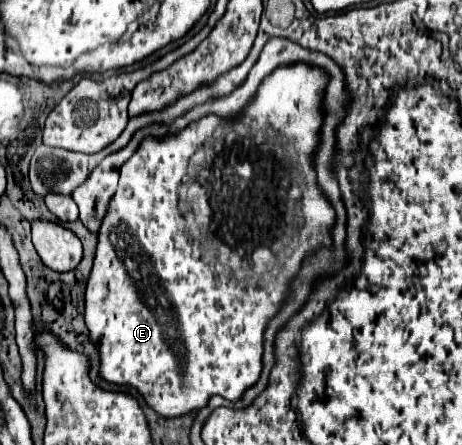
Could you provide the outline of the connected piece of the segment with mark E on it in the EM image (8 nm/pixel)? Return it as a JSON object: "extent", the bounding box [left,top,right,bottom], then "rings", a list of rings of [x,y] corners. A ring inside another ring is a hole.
{"extent":[85,63,335,417],"rings":[[[291,63],[291,65],[289,65],[289,67],[285,67],[285,65],[281,65],[281,67],[277,67],[277,69],[275,69],[275,71],[271,71],[271,73],[269,73],[269,75],[267,75],[267,77],[265,77],[265,79],[263,79],[263,83],[261,83],[261,85],[259,85],[259,89],[257,89],[257,93],[255,93],[255,97],[253,97],[253,101],[251,101],[251,103],[249,103],[249,105],[247,105],[247,107],[245,107],[245,109],[247,109],[247,119],[243,119],[243,115],[239,115],[239,117],[235,117],[235,119],[219,119],[219,117],[217,117],[217,115],[205,115],[205,117],[203,117],[203,119],[199,119],[199,121],[195,121],[195,123],[191,123],[191,125],[187,125],[187,127],[185,127],[185,129],[181,129],[181,131],[177,131],[177,133],[175,133],[175,135],[173,135],[173,133],[169,133],[169,135],[165,135],[165,137],[159,137],[159,139],[157,139],[157,137],[151,137],[151,135],[149,135],[149,137],[145,137],[145,139],[143,139],[143,141],[141,141],[141,145],[139,145],[139,147],[137,147],[137,151],[135,151],[135,153],[133,153],[133,155],[131,155],[131,159],[129,159],[129,161],[125,161],[125,163],[123,163],[123,165],[121,165],[121,169],[119,169],[119,185],[117,185],[117,191],[115,191],[115,195],[113,195],[113,197],[111,197],[111,201],[109,201],[109,207],[107,207],[107,215],[105,215],[105,219],[103,219],[103,223],[101,223],[101,229],[99,229],[99,243],[97,243],[97,251],[95,251],[95,261],[93,261],[93,269],[91,269],[91,273],[89,273],[89,279],[87,279],[87,289],[85,289],[85,325],[87,325],[87,329],[89,329],[89,339],[91,339],[91,343],[93,343],[93,345],[95,345],[95,347],[97,347],[97,349],[99,349],[99,357],[101,357],[101,363],[99,363],[99,377],[101,377],[101,379],[103,379],[103,381],[107,381],[107,383],[113,383],[113,385],[125,385],[125,387],[133,387],[133,389],[135,389],[135,391],[137,391],[137,393],[139,393],[139,395],[141,395],[141,397],[143,397],[143,399],[145,399],[145,403],[147,403],[147,405],[149,405],[149,407],[151,407],[151,409],[153,409],[153,411],[155,411],[155,413],[157,413],[157,415],[161,415],[161,417],[181,417],[181,415],[187,415],[187,413],[191,413],[191,411],[199,411],[199,409],[203,409],[203,407],[207,407],[207,403],[209,403],[209,399],[211,399],[211,397],[213,397],[213,395],[221,395],[221,397],[223,397],[223,399],[227,399],[227,401],[233,401],[233,403],[235,403],[235,401],[241,401],[241,399],[243,399],[243,395],[245,395],[245,391],[247,391],[247,389],[249,389],[249,387],[253,387],[253,385],[255,385],[255,383],[257,383],[257,381],[259,381],[259,377],[261,377],[261,371],[263,371],[263,333],[265,333],[265,329],[267,329],[267,325],[269,325],[269,321],[271,321],[271,319],[273,319],[273,317],[275,317],[275,315],[277,315],[277,313],[279,313],[279,311],[281,311],[281,307],[283,307],[283,305],[285,305],[285,301],[287,301],[287,299],[289,299],[289,286],[287,286],[287,285],[290,285],[290,283],[291,283],[291,281],[292,281],[292,280],[293,280],[293,279],[294,279],[294,278],[295,278],[295,276],[296,276],[296,275],[297,275],[297,271],[299,271],[299,269],[301,269],[301,263],[303,263],[303,259],[305,259],[305,257],[309,257],[309,255],[313,255],[313,253],[315,253],[315,251],[319,251],[319,249],[323,249],[323,247],[331,247],[331,239],[333,239],[333,235],[331,235],[331,231],[333,231],[333,227],[335,227],[335,209],[333,209],[333,205],[331,205],[331,203],[329,203],[329,199],[327,199],[327,197],[325,197],[325,193],[323,193],[323,191],[321,191],[321,187],[319,187],[319,185],[317,185],[317,173],[315,173],[315,165],[313,165],[313,163],[315,163],[315,149],[317,149],[317,147],[319,147],[319,141],[321,141],[321,127],[323,127],[323,119],[325,119],[325,107],[323,107],[323,101],[325,101],[325,91],[327,91],[327,85],[329,85],[329,79],[327,79],[327,73],[325,73],[325,71],[321,71],[321,67],[315,67],[315,65],[307,65],[307,63]],[[243,121],[245,121],[245,123],[247,123],[247,125],[249,125],[249,127],[275,127],[275,129],[277,129],[277,131],[283,131],[283,137],[287,137],[287,139],[295,139],[295,143],[293,143],[293,147],[295,147],[295,149],[297,149],[297,155],[299,155],[299,171],[303,171],[303,181],[301,181],[301,187],[303,187],[303,193],[301,193],[301,195],[299,195],[299,199],[297,199],[297,203],[295,203],[295,201],[287,201],[287,199],[291,199],[291,197],[295,197],[295,191],[291,191],[291,183],[289,183],[289,181],[285,181],[285,179],[287,179],[287,177],[289,177],[289,173],[291,173],[291,169],[289,169],[289,167],[287,167],[287,165],[283,165],[283,161],[281,161],[281,159],[277,159],[277,155],[275,155],[275,151],[273,151],[273,145],[271,145],[271,139],[269,139],[269,137],[267,137],[267,133],[265,133],[265,131],[255,131],[255,133],[253,133],[253,131],[251,131],[251,129],[247,129],[247,133],[245,133],[245,135],[241,135],[241,133],[239,133],[239,131],[241,131],[241,129],[243,129],[243,127],[247,127],[247,125],[245,125],[245,123],[243,123]],[[207,263],[221,263],[221,265],[223,265],[223,269],[225,269],[225,273],[227,273],[227,275],[237,275],[237,273],[239,273],[239,271],[245,271],[245,267],[247,267],[247,275],[245,275],[245,277],[253,277],[253,279],[259,279],[259,277],[261,277],[261,275],[265,275],[265,273],[271,273],[271,271],[273,271],[273,265],[275,265],[275,275],[273,275],[273,277],[271,277],[271,281],[269,281],[269,285],[267,285],[267,289],[257,289],[257,287],[247,287],[247,285],[243,285],[243,283],[237,283],[237,281],[225,281],[225,279],[215,279],[215,275],[213,275],[213,271],[209,271],[209,265],[207,265]]]}

